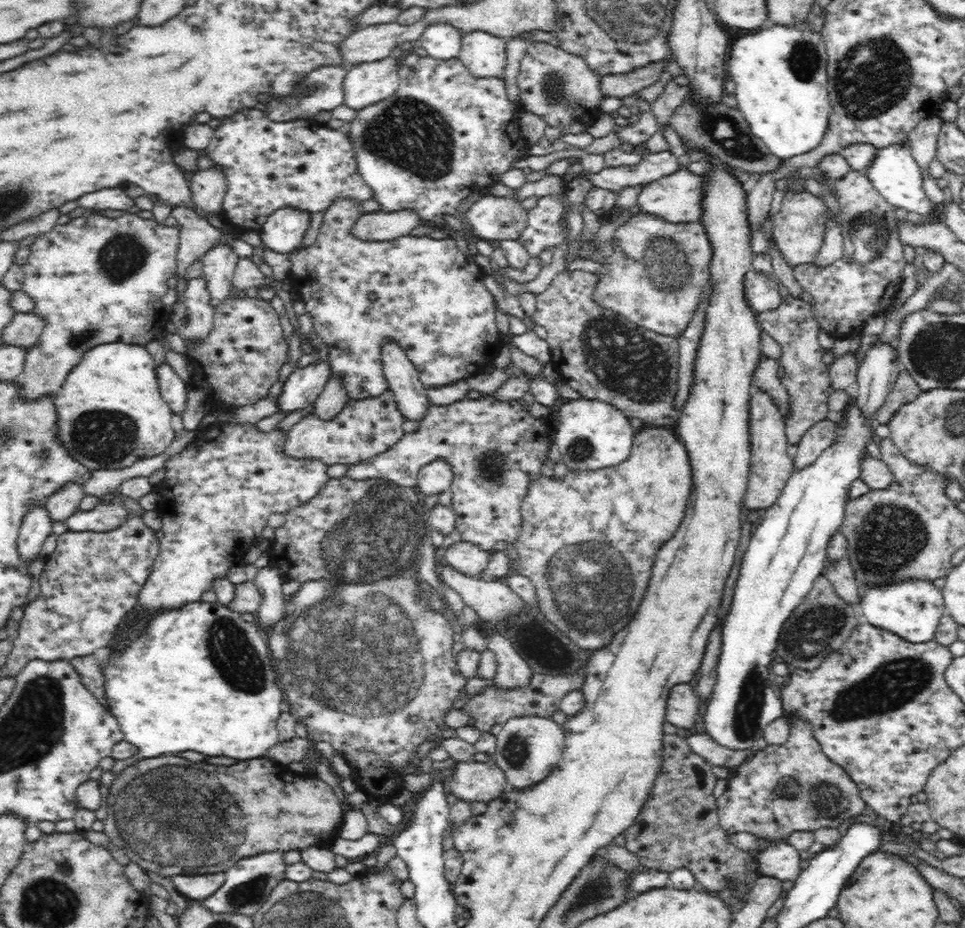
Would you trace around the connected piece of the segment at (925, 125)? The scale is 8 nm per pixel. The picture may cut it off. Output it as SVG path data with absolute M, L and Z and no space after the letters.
M933 116L918 123L908 135L906 144L911 148L912 156L922 169L922 177L928 175L930 160L936 156L937 140L940 132L940 118Z

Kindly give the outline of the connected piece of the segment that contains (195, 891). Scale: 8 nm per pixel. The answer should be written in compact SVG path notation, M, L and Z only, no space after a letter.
M204 874L196 876L175 875L170 877L174 886L184 897L202 901L214 894L225 881L224 874Z

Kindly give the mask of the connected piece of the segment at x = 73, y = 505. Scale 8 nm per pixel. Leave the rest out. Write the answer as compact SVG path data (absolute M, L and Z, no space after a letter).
M66 482L66 485L61 489L54 490L45 503L45 508L50 513L50 519L52 521L66 521L79 510L80 500L84 495L82 485L75 484L75 482Z

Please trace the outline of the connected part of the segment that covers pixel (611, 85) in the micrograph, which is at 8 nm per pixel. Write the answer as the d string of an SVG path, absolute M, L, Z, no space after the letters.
M669 57L662 58L662 61L650 62L650 65L634 69L630 73L604 75L601 78L600 86L606 97L624 98L652 86L660 78L662 72L671 67L672 62L669 62Z

